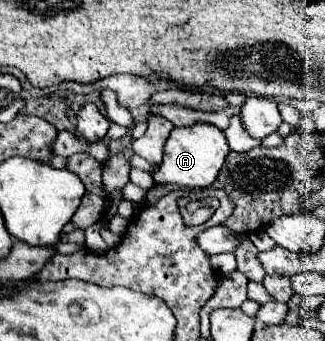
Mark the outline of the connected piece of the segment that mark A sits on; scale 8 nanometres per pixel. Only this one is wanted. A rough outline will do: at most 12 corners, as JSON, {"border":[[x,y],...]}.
{"border":[[211,124],[173,128],[155,184],[207,188],[227,140]]}

